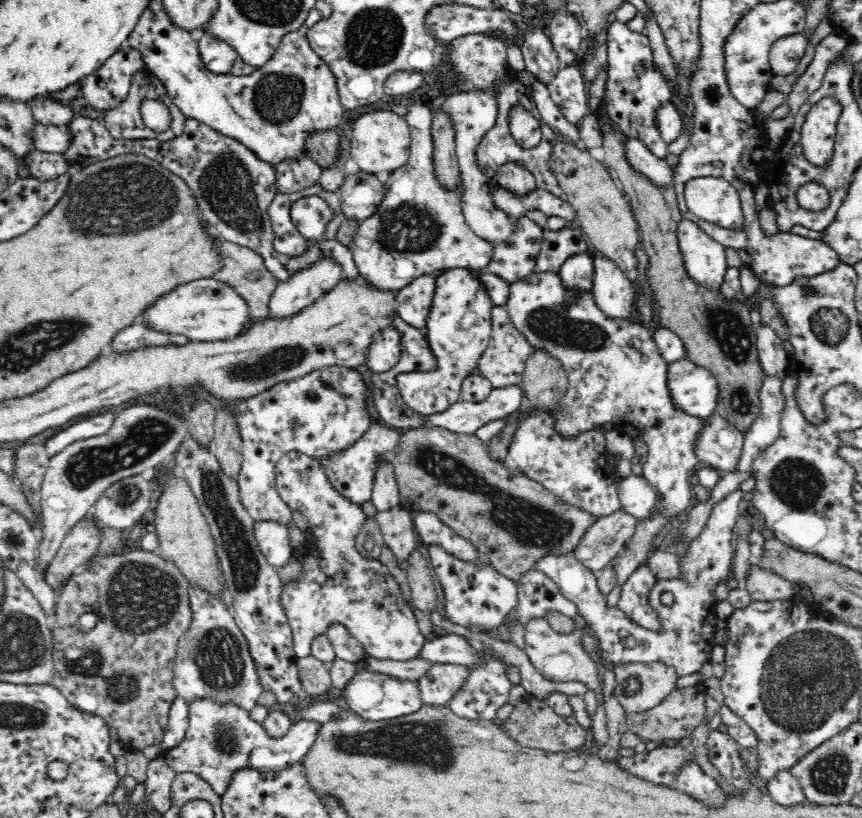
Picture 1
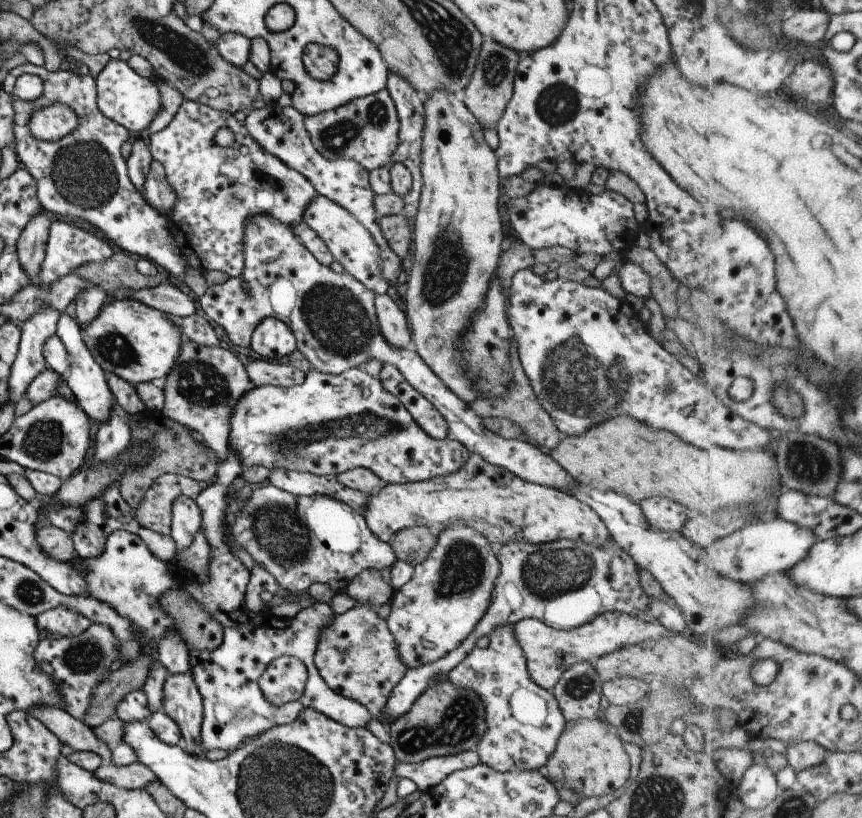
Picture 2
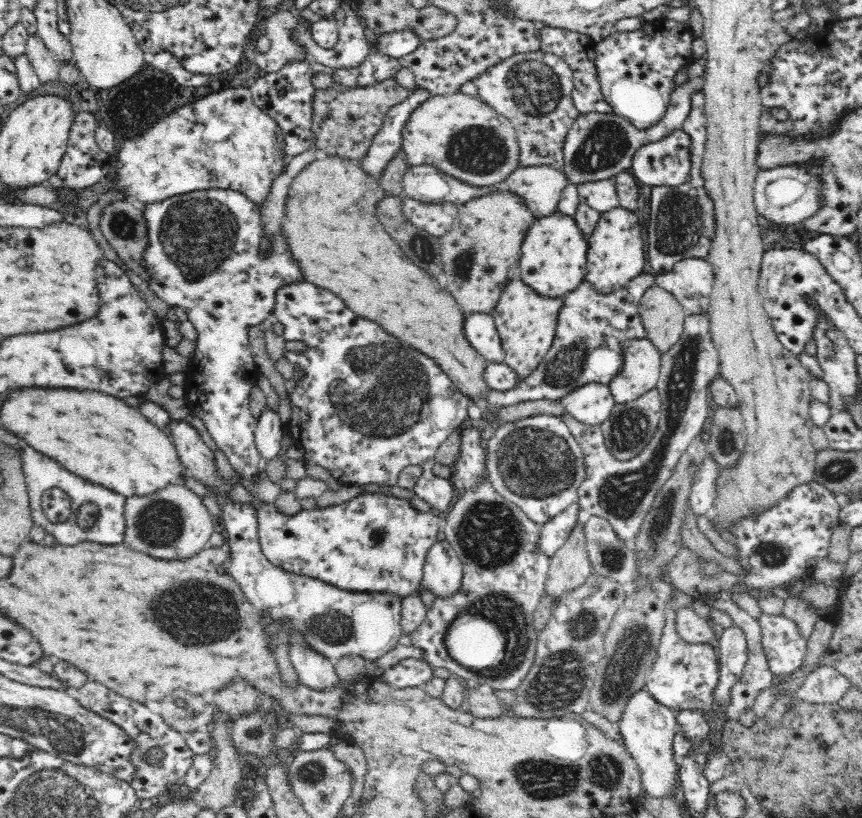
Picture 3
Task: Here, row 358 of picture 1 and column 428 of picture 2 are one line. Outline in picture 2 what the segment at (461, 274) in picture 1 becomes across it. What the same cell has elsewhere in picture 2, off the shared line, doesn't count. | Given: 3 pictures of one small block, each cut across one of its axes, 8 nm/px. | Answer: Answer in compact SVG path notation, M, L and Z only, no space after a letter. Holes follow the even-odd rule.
M363 366L337 375L309 369L301 384L290 387L254 386L233 405L228 427L228 446L235 451L242 470L263 467L270 472L285 469L318 477L336 477L346 470L361 467L370 470L383 483L392 485L451 474L464 465L469 453L460 442L427 436L400 400L387 392L378 377L371 376Z

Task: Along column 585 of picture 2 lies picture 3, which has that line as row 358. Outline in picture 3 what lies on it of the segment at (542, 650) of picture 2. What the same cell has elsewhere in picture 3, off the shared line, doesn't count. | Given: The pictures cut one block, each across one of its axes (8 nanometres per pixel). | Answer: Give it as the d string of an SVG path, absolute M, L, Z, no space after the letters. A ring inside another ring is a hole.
M646 338L628 339L621 344L623 363L620 372L608 382L613 399L618 404L626 404L656 388L661 369L661 353Z

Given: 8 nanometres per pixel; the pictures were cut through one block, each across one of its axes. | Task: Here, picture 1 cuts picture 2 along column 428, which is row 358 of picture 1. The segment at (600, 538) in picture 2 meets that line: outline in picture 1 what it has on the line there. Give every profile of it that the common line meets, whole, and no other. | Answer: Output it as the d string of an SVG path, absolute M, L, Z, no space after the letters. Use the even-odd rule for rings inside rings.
M505 306L492 308L492 332L488 348L476 362L476 374L480 374L492 383L493 388L504 388L514 384L521 385L526 361L535 351L526 337L514 326Z

